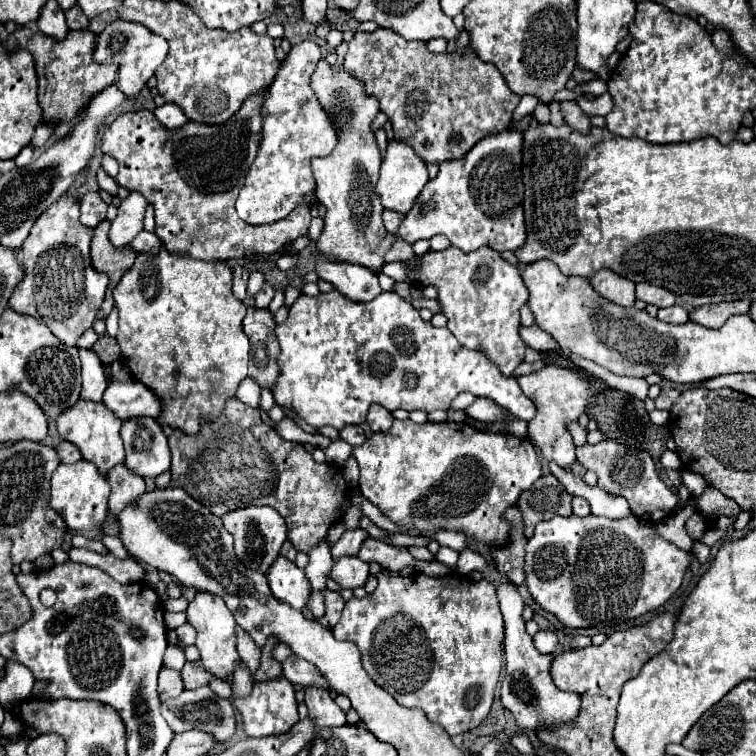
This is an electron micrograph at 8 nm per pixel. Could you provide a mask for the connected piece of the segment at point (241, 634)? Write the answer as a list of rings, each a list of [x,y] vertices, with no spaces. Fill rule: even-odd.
[[[236,628],[236,648],[238,648],[240,658],[246,662],[246,666],[250,668],[250,672],[254,676],[254,666],[258,666],[260,648],[252,642],[252,638],[246,636],[246,632],[242,628]]]

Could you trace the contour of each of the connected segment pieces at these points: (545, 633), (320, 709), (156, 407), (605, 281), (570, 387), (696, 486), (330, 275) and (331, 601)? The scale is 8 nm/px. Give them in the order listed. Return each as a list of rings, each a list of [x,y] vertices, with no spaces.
[[[538,630],[538,650],[542,654],[552,654],[558,646],[558,638],[550,630]]]
[[[304,688],[304,692],[306,692],[304,702],[308,706],[308,718],[314,722],[314,738],[320,734],[322,728],[346,724],[344,710],[336,704],[330,690]]]
[[[138,380],[128,382],[114,382],[108,384],[102,400],[120,420],[138,418],[138,416],[152,416],[158,418],[162,414],[162,402],[150,388],[142,386]]]
[[[602,268],[592,276],[592,286],[610,302],[620,306],[634,306],[634,282],[614,274],[608,268]]]
[[[544,366],[540,372],[518,376],[516,380],[524,390],[524,394],[536,398],[538,406],[538,414],[534,416],[534,420],[528,422],[528,438],[540,450],[542,458],[554,460],[558,466],[568,470],[576,462],[576,454],[574,454],[572,436],[566,432],[566,422],[578,420],[578,416],[586,410],[586,404],[594,398],[594,392],[600,392],[604,388],[604,382],[590,384],[588,380],[580,378],[574,370],[560,366]]]
[[[682,470],[682,482],[688,488],[688,492],[690,492],[692,498],[698,498],[708,488],[708,484],[702,478],[702,474],[690,472],[690,470]]]
[[[326,258],[316,260],[316,274],[332,282],[336,290],[340,290],[344,296],[356,302],[368,302],[374,300],[382,288],[378,284],[378,278],[372,270],[348,264],[348,262],[330,262]]]
[[[324,590],[322,596],[324,596],[326,612],[328,612],[326,620],[334,628],[338,624],[338,620],[340,620],[340,614],[342,614],[342,608],[344,608],[344,600],[342,600],[342,596],[338,592],[332,592],[332,590]]]

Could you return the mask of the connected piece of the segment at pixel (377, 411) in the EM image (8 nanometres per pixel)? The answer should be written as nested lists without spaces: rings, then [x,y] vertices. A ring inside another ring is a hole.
[[[374,404],[374,406],[370,406],[370,412],[368,412],[368,426],[374,430],[374,432],[386,432],[390,426],[392,426],[392,414],[386,410],[386,408],[382,408],[380,404]]]

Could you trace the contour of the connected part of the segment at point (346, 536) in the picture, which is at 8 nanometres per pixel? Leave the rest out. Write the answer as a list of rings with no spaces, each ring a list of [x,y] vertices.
[[[354,528],[354,530],[346,530],[340,540],[332,546],[332,556],[334,560],[348,554],[348,556],[356,556],[360,546],[364,542],[364,530],[362,528]]]

